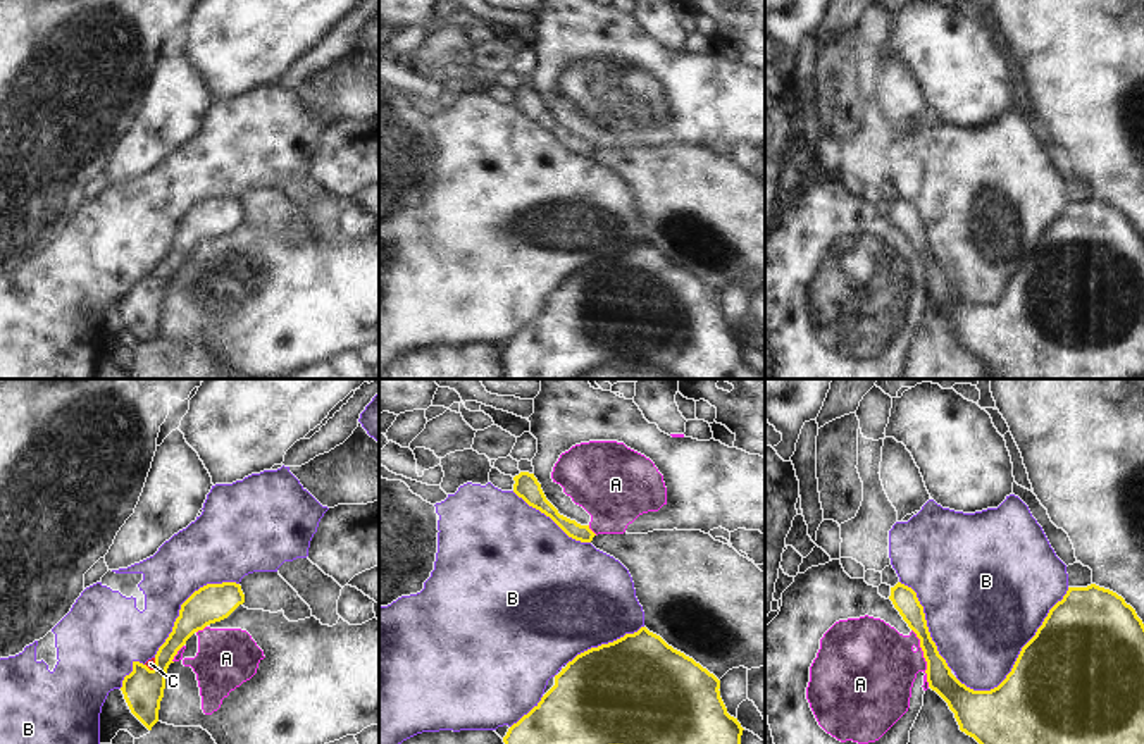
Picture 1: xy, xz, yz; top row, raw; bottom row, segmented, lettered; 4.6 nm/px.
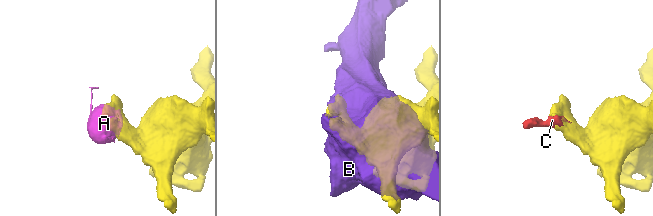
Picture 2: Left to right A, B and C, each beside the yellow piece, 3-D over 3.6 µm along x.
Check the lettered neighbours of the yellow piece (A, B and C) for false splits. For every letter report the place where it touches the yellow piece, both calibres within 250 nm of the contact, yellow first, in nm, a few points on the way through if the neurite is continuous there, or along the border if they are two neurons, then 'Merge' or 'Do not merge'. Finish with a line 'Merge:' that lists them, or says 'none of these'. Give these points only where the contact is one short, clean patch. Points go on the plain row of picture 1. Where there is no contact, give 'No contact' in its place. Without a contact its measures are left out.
A: Touches yellow at yz (924, 271). Thickness 120 nm (yellow) against 400 nm. Boundary: yz (912, 243), (926, 276), (926, 295), (929, 300). Do not merge
B: Touches yellow at yz (1017, 272). Thickness 500 nm (yellow) against 480 nm. Do not merge
C: Touches yellow at xy (155, 279). Thickness 190 nm (yellow) against 50 nm. Path across: xy (143, 303), (155, 279), (150, 278). Merge
Merge: C

